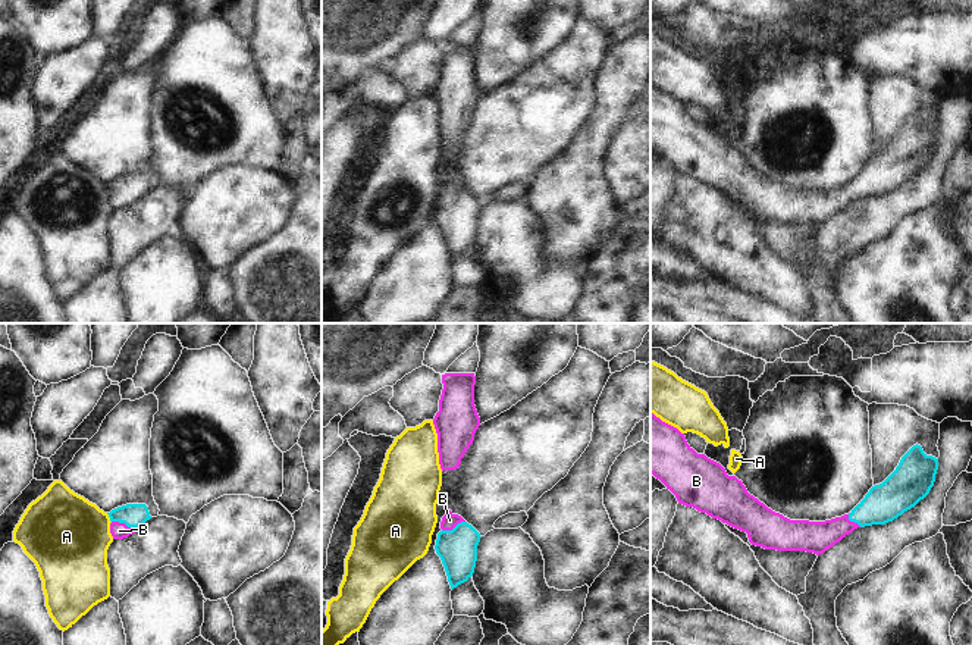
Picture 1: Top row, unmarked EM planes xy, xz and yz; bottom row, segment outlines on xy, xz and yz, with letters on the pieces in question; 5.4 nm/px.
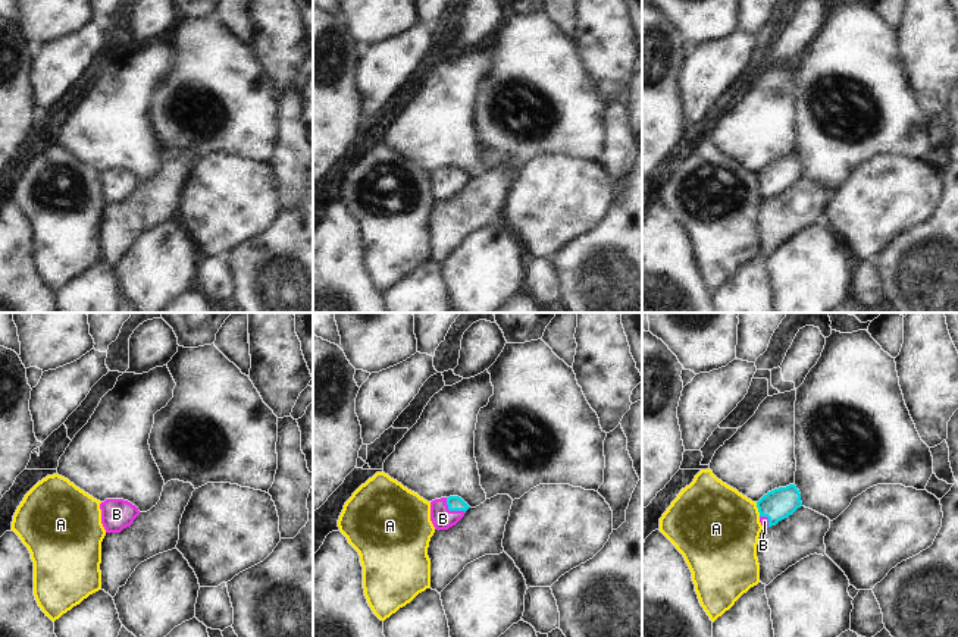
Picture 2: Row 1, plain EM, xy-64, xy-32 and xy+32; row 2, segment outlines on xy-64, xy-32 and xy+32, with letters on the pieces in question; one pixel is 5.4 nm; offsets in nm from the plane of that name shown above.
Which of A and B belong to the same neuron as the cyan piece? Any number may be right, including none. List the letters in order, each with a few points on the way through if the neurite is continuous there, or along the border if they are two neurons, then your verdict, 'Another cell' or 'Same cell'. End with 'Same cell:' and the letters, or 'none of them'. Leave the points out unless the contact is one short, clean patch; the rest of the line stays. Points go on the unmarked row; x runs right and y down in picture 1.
A: Boundary: xy (106, 184), (110, 193). Another cell
B: Path across: xy (132, 185), (127, 196), (119, 202). Same cell
Same cell: B.

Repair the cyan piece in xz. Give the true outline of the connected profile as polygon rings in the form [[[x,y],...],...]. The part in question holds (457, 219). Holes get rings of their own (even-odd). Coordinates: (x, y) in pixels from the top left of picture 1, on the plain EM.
[[[451,181],[442,188],[440,200],[435,220],[442,231],[451,260],[454,260],[473,247],[482,207]]]

